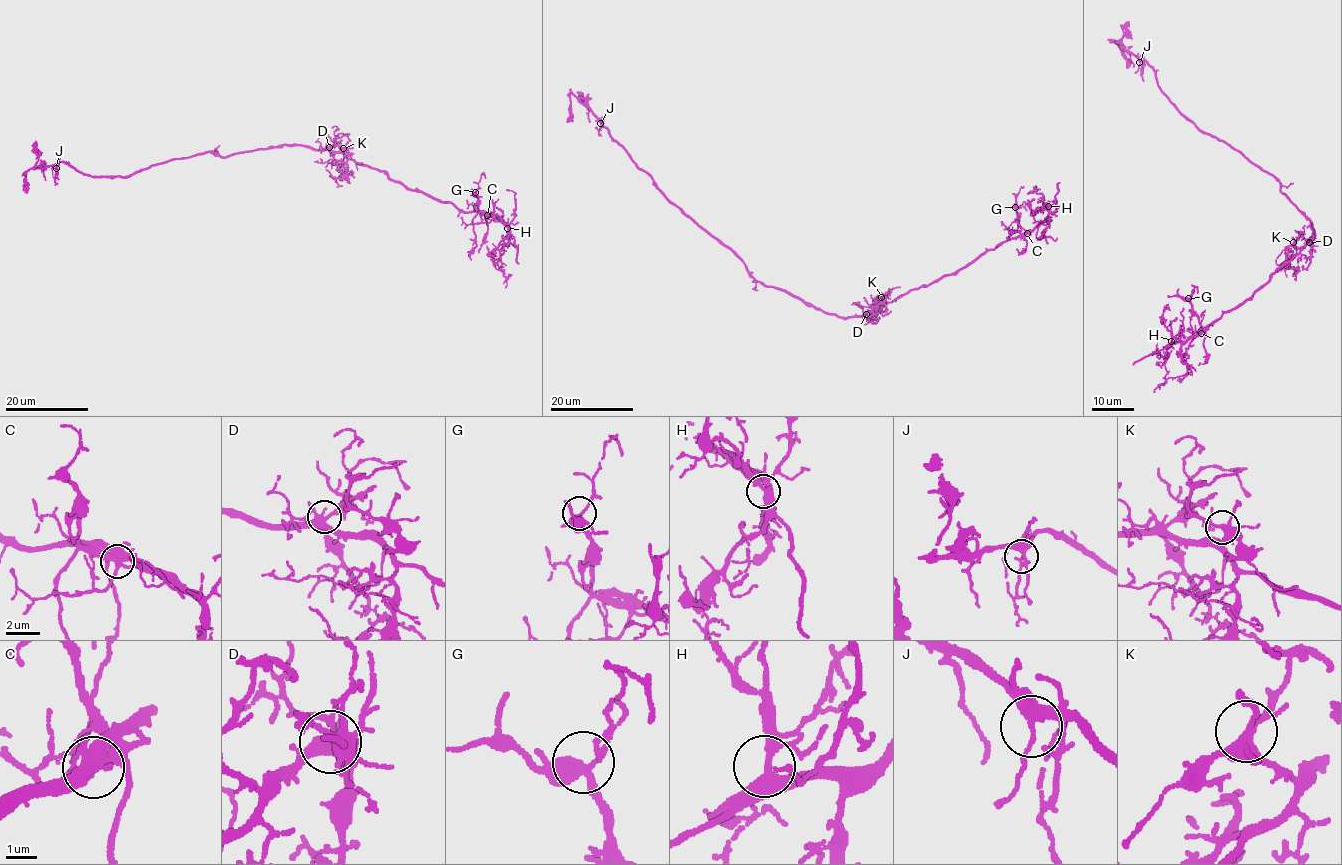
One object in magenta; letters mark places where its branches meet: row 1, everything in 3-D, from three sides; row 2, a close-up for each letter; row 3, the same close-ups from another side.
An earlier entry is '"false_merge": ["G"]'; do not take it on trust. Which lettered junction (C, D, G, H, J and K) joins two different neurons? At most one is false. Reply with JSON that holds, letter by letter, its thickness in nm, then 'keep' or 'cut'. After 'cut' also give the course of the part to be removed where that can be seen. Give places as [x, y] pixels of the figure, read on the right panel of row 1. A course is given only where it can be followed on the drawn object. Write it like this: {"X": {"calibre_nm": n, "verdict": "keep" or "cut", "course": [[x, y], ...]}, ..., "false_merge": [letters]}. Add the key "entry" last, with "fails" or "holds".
{"C": {"calibre_nm": 440, "verdict": "keep"}, "D": {"calibre_nm": 400, "verdict": "keep"}, "G": {"calibre_nm": 400, "verdict": "keep"}, "H": {"calibre_nm": 400, "verdict": "keep"}, "J": {"calibre_nm": 320, "verdict": "keep"}, "K": {"calibre_nm": 340, "verdict": "keep"}, "false_merge": [], "entry": "fails"}

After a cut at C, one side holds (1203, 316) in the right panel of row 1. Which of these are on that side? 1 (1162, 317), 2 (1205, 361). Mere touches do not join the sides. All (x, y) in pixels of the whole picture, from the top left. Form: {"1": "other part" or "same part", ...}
{"1": "other part", "2": "same part"}

